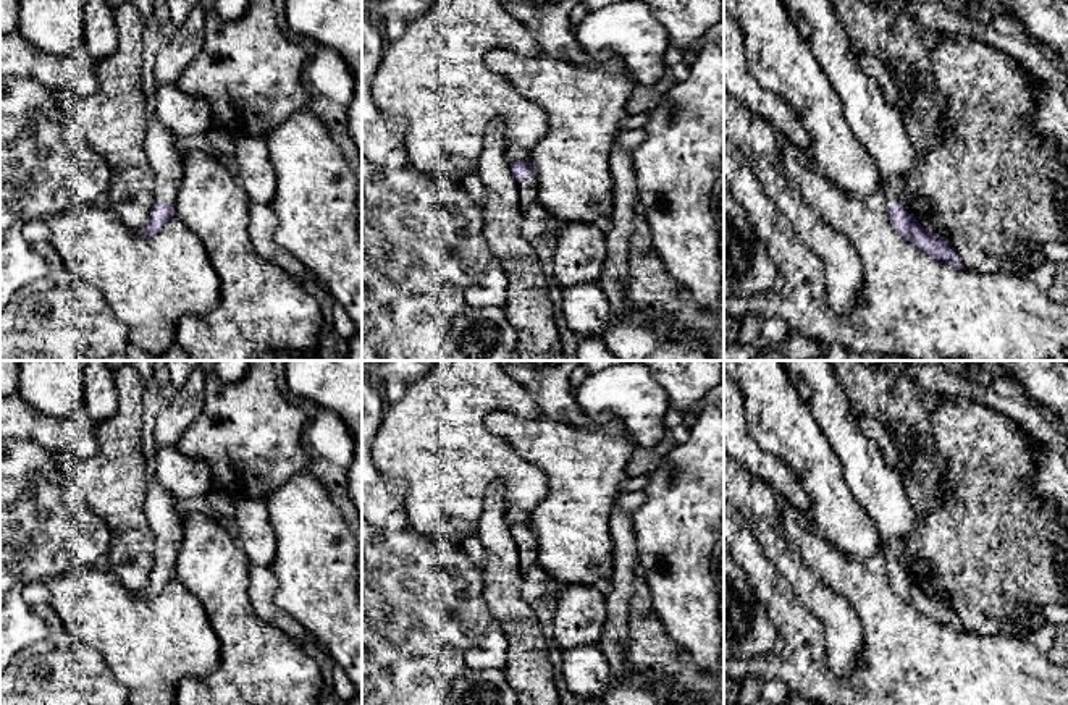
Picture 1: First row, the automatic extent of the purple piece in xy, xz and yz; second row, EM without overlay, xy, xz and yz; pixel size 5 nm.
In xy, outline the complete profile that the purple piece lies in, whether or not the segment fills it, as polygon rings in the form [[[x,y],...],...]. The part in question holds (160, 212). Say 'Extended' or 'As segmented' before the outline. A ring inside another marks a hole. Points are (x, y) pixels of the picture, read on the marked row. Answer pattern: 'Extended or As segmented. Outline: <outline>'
Extended. Outline: [[[157,113],[147,115],[144,150],[153,171],[155,202],[147,223],[139,231],[153,236],[173,217],[173,204],[184,176],[184,154],[176,146],[176,136]]]

